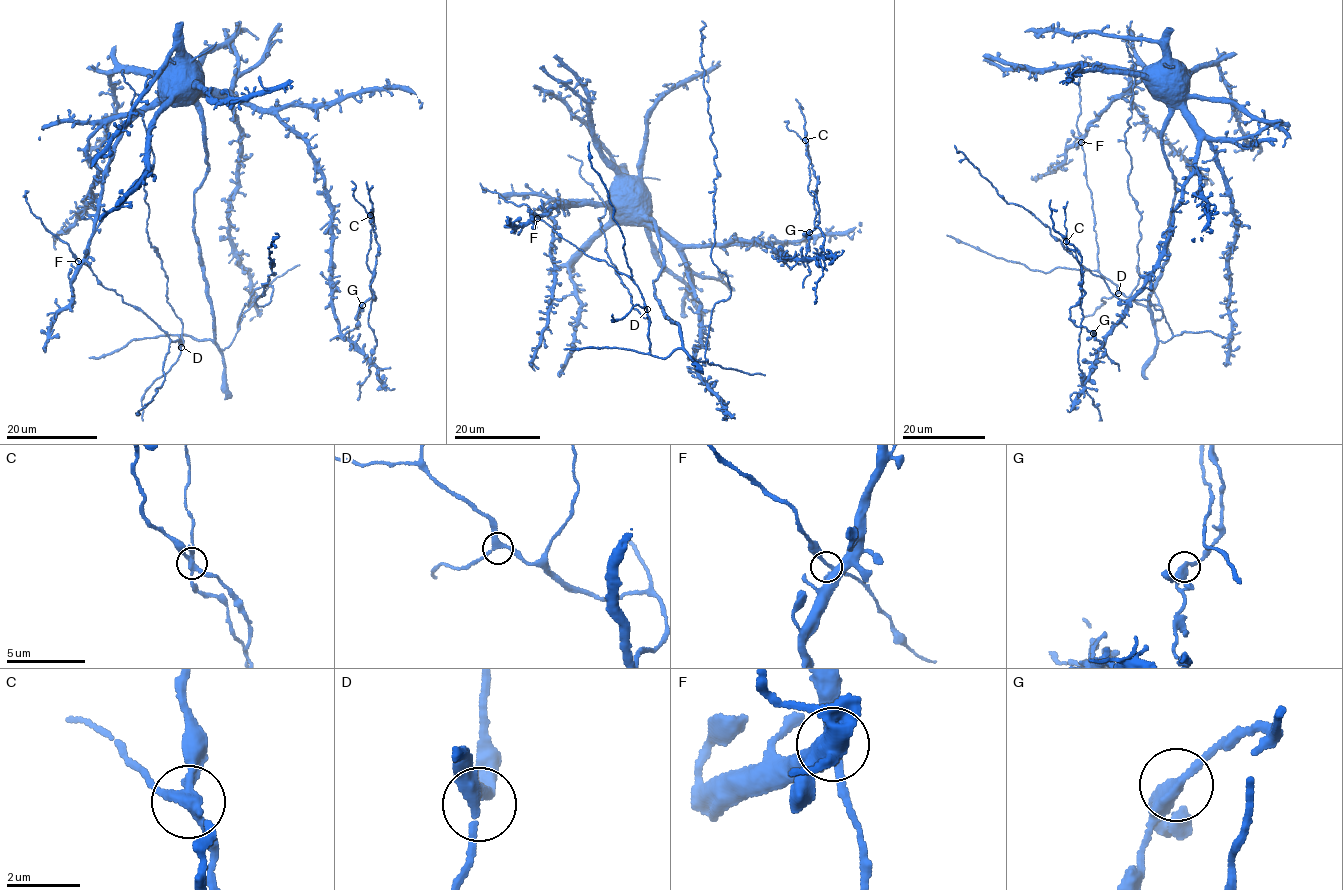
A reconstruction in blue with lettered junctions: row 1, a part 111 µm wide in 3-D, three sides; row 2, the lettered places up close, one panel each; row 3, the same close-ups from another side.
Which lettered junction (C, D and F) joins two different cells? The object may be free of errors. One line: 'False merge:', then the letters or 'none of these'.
False merge: C

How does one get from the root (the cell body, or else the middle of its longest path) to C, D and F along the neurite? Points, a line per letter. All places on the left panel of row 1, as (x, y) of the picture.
C: (177, 83), (163, 82), (274, 110), (307, 145), (331, 210), (338, 328), (369, 358), (370, 215)
D: (177, 83), (172, 77), (164, 82), (116, 146), (81, 262), (97, 281), (145, 313), (181, 347)
F: (177, 83), (172, 77), (164, 82), (154, 103), (141, 107), (116, 146), (102, 182), (89, 248), (78, 261)

